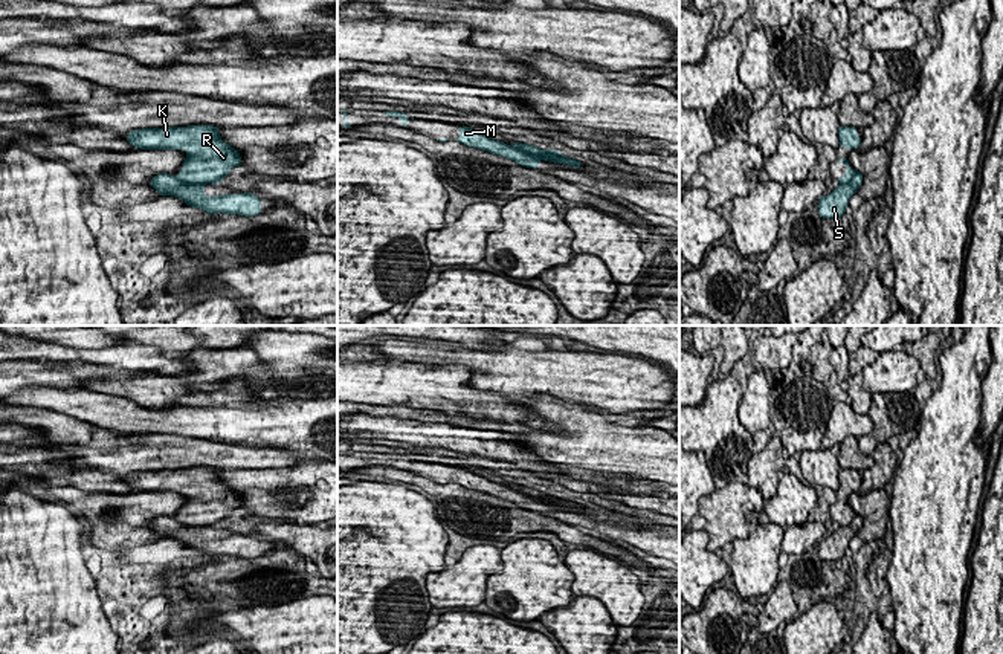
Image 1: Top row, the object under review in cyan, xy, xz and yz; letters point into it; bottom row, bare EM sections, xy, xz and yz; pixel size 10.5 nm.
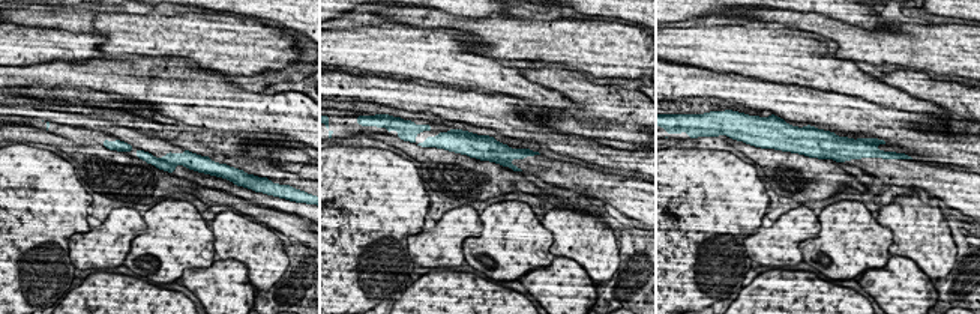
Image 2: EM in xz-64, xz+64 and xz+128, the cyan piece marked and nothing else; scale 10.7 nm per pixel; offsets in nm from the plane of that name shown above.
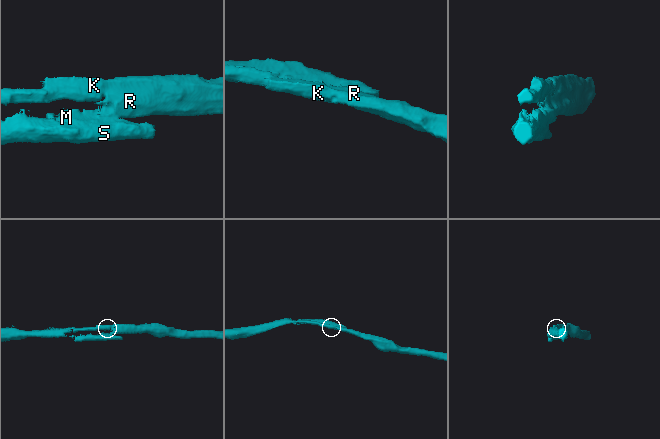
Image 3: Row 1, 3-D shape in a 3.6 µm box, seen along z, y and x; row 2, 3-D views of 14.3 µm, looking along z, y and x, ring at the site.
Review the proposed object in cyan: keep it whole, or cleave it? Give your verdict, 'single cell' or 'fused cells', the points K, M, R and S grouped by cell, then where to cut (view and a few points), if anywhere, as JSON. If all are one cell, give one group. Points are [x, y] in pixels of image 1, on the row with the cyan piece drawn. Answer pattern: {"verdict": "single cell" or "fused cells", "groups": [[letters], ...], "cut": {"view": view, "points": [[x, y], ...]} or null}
{"verdict": "fused cells", "groups": [["K", "R"], ["M", "S"]], "cut": {"view": "xy", "points": [[176, 178], [202, 185]]}}

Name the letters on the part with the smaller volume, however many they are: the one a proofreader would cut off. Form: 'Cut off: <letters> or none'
Cut off: M, S

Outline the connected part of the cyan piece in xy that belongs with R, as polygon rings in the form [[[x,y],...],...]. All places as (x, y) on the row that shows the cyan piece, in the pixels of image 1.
[[[188,125],[133,130],[125,139],[140,150],[186,150],[182,173],[185,183],[220,183],[232,168],[241,167],[240,153],[221,141],[220,127]]]

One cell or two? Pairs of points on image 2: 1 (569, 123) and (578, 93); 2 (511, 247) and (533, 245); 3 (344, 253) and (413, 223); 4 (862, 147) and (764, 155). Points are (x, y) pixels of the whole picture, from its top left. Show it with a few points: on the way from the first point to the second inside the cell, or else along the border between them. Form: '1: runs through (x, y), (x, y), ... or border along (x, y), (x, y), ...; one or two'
1: runs through (569, 116), (578, 107), (578, 101); one
2: runs through (517, 245), (527, 245); one
3: runs through (360, 236), (374, 223), (396, 223); one
4: border along (758, 146), (823, 160); two

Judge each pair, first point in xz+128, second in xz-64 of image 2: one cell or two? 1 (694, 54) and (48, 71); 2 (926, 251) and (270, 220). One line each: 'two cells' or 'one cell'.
1: two cells
2: two cells

